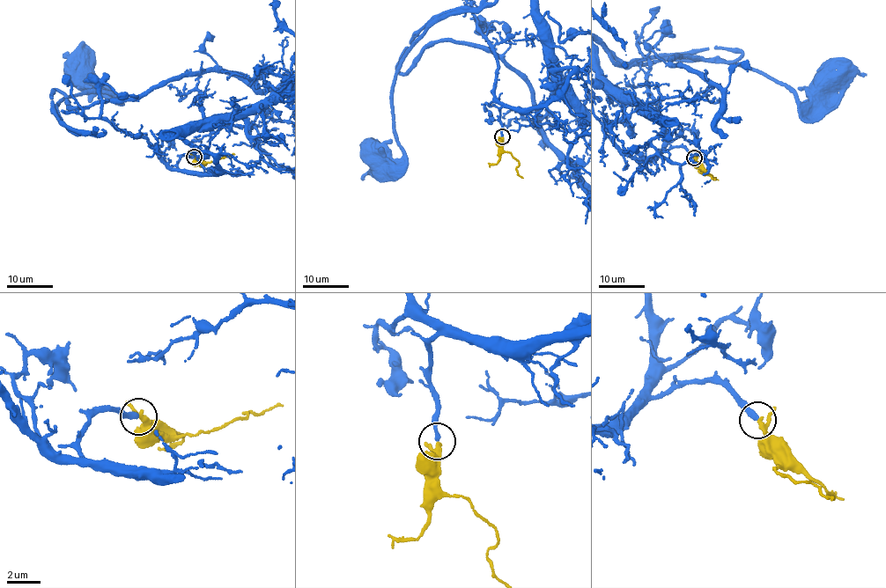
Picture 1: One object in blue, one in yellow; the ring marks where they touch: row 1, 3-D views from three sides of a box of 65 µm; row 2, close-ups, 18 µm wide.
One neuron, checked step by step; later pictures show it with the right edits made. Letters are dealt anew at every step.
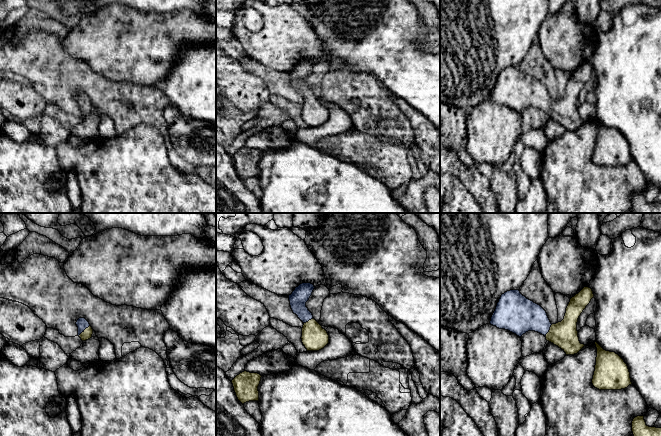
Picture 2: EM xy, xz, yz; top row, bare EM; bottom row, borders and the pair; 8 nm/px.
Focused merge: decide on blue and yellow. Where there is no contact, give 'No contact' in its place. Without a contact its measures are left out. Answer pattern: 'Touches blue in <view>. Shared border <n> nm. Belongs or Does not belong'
Touches blue in xy. Shared border 130 nm. Belongs

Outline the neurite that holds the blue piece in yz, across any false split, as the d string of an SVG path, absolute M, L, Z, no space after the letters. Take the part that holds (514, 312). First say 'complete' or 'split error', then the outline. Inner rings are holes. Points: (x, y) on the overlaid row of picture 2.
split error; M584 287L570 299L564 319L552 324L540 305L527 299L519 290L510 290L501 295L490 324L519 337L528 331L538 332L566 355L574 355L585 346L579 341L577 322L592 298L592 289Z

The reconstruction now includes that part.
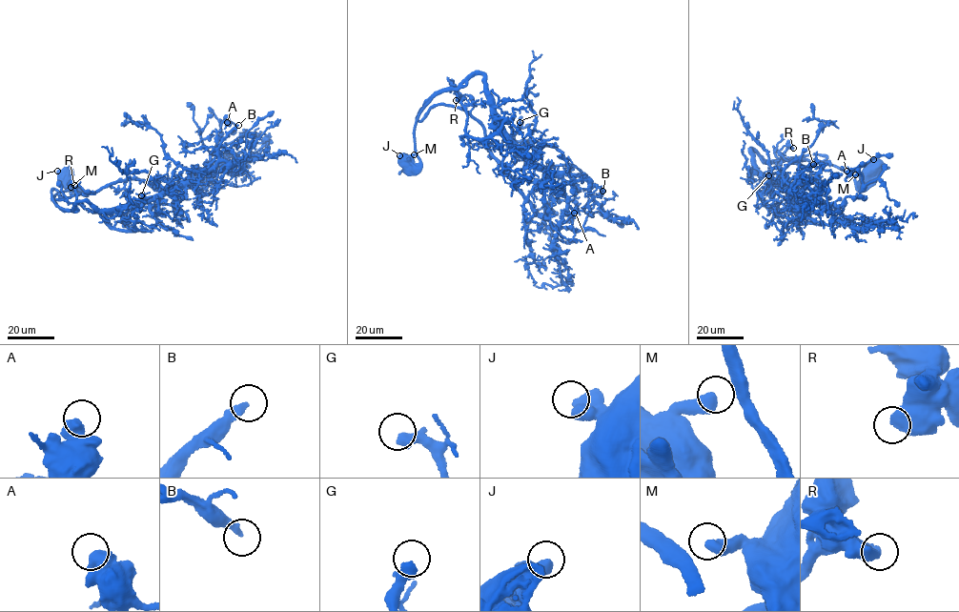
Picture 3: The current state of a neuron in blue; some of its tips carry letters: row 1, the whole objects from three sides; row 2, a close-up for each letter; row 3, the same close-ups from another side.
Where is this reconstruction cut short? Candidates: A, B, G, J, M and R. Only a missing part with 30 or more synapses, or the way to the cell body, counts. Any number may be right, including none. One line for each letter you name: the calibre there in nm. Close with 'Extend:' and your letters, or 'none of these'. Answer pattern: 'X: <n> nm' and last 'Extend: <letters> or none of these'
B: 280 nm
G: 460 nm
Extend: B, G

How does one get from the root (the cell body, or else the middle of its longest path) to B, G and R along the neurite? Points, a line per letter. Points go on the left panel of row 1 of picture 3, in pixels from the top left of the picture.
B: (67, 179), (81, 190), (52, 197), (63, 210), (84, 200), (103, 210), (155, 199), (214, 164), (238, 125)
G: (67, 179), (81, 190), (52, 197), (63, 210), (71, 211), (84, 200), (107, 210), (140, 201), (141, 195)
R: (67, 179), (81, 190), (52, 197), (63, 210), (128, 202), (125, 181), (93, 193), (74, 185)

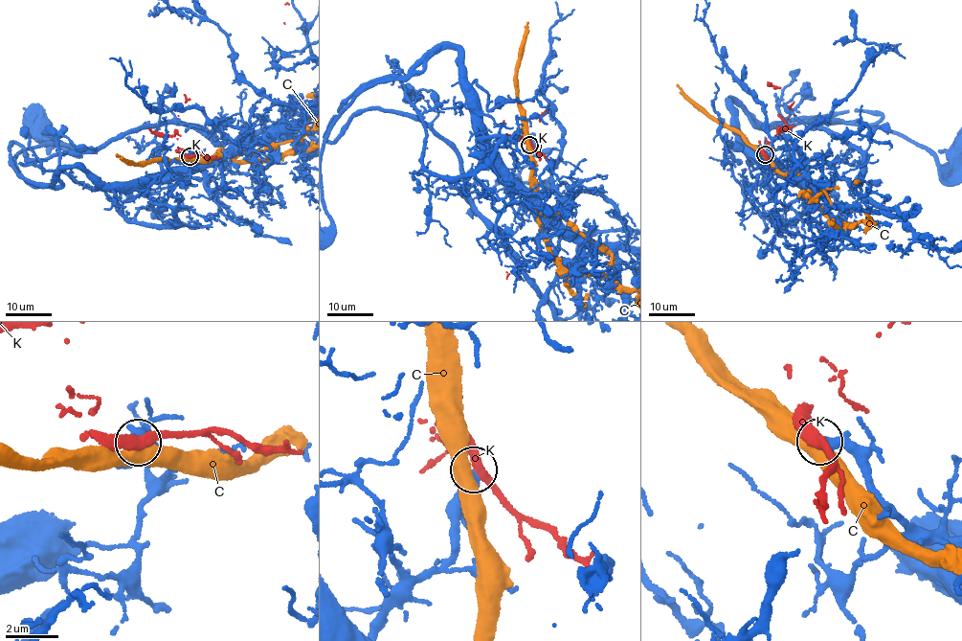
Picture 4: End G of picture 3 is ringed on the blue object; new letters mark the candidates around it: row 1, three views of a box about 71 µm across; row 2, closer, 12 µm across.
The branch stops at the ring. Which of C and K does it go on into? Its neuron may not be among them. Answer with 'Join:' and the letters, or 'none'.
Join: none

